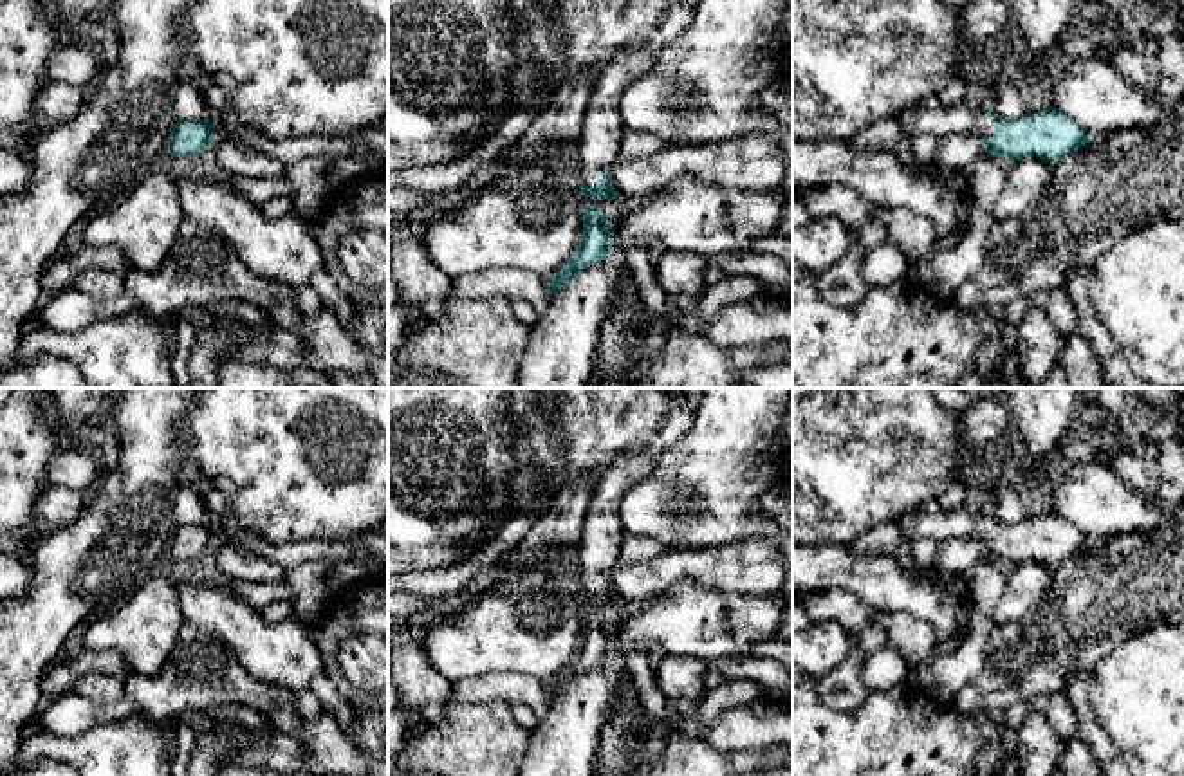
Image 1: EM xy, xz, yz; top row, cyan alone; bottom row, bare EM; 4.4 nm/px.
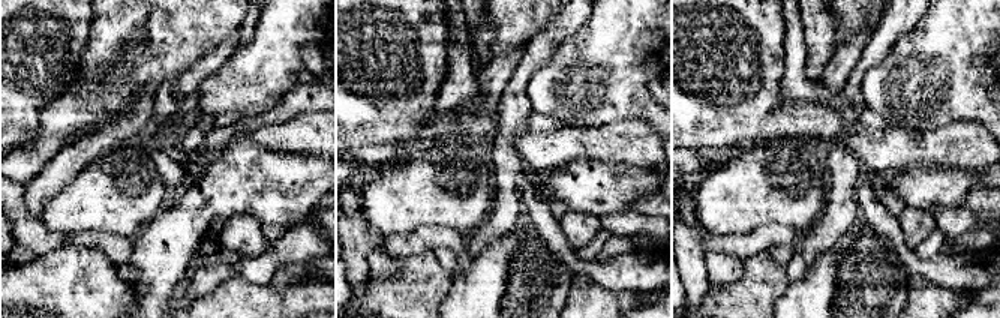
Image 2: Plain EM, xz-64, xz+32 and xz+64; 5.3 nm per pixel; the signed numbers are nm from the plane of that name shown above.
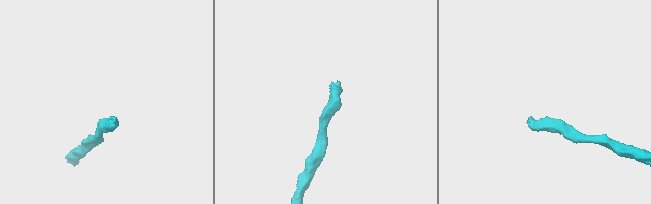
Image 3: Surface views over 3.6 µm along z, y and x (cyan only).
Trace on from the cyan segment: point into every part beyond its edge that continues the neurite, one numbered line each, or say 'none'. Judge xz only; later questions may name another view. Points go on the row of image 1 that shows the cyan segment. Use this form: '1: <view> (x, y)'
1: xz (598, 147)

